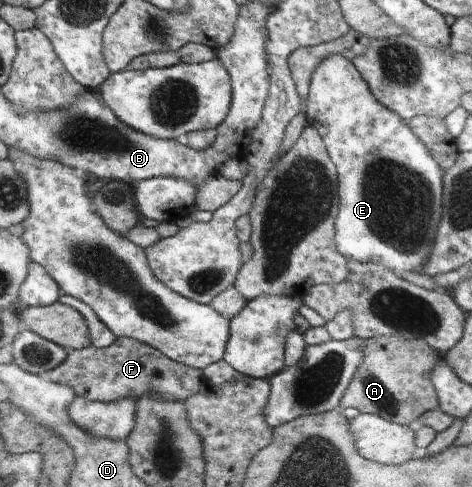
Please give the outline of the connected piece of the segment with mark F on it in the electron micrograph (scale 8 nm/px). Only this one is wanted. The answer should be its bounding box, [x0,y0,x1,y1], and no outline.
[43,337,205,403]

